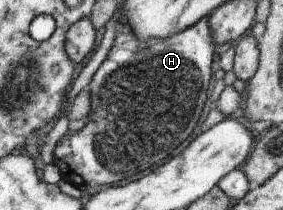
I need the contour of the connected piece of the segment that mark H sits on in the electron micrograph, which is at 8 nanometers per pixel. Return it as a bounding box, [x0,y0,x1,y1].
[53,17,214,188]

